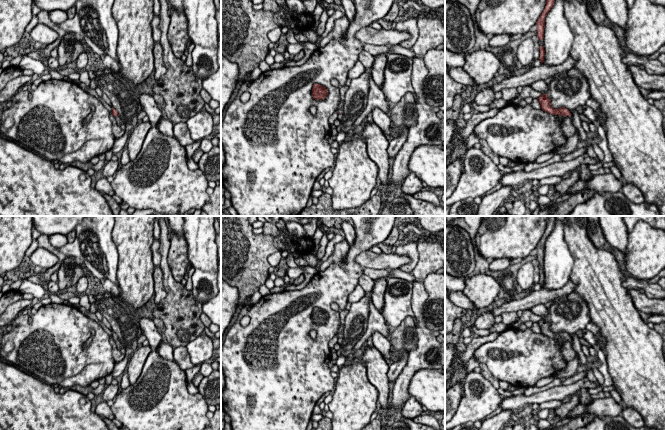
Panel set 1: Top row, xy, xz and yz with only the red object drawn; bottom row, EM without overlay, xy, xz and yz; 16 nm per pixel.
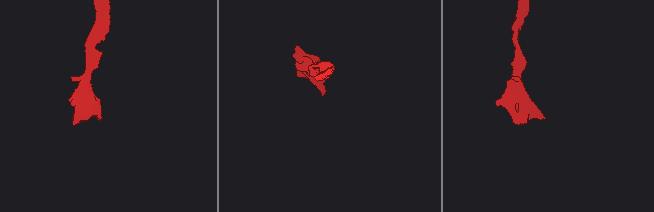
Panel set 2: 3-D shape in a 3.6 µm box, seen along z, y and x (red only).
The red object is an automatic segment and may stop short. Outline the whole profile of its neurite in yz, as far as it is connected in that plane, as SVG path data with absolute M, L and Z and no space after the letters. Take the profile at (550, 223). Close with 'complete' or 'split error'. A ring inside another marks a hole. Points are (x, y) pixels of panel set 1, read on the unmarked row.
M547 216L546 230L536 246L537 261L539 264L543 264L543 262L544 262L545 241L554 229L555 220L556 220L555 216Z; complete

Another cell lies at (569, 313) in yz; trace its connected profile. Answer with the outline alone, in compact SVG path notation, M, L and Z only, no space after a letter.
M575 292L555 299L549 312L550 328L554 333L564 331L569 335L576 334L578 330L584 330L591 321L588 304Z

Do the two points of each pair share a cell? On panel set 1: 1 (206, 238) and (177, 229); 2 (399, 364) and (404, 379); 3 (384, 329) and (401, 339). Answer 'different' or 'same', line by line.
1: same
2: different
3: different

